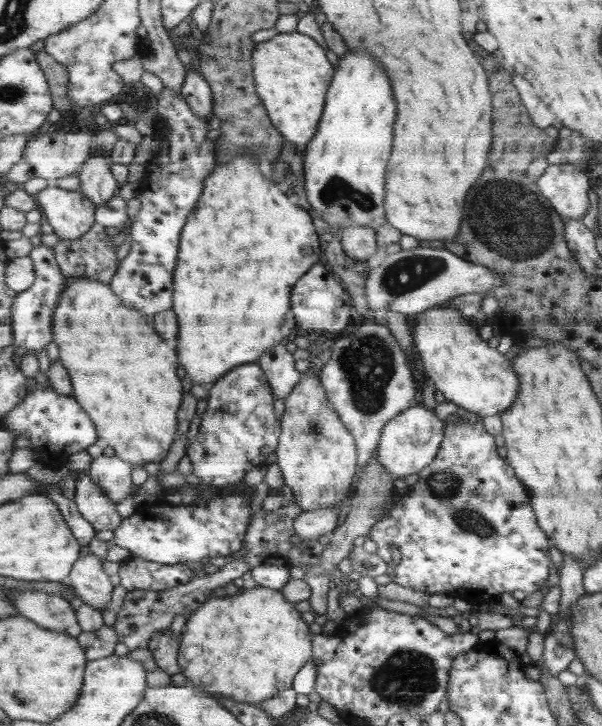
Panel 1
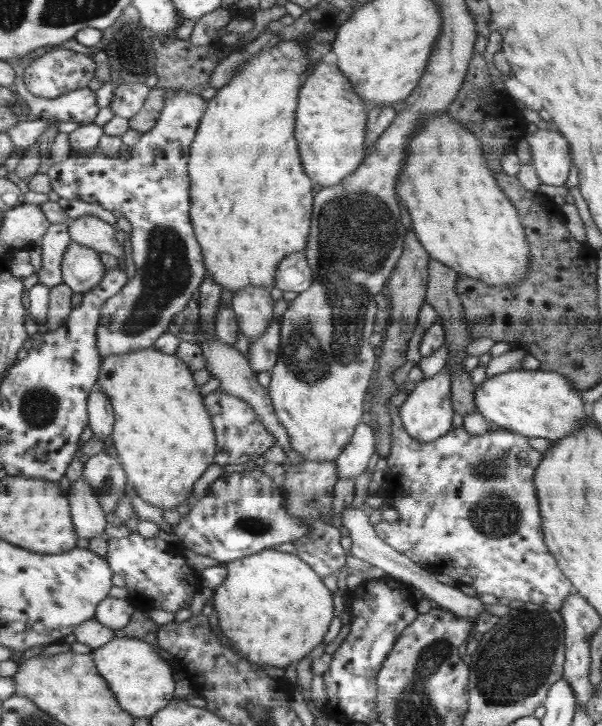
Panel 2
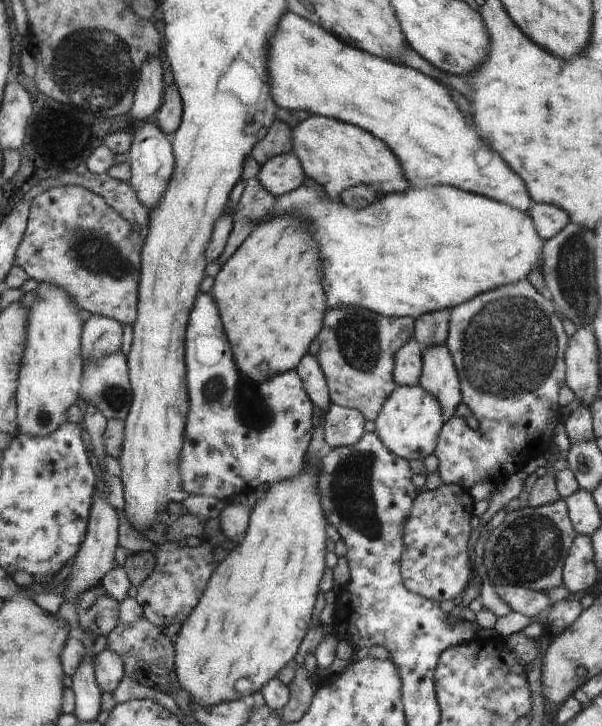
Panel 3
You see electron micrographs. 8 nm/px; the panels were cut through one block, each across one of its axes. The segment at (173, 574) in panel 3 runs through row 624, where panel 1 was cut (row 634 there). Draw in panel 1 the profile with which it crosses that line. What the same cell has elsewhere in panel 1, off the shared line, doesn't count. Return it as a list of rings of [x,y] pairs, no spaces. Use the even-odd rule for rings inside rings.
[[[170,627],[166,630],[159,630],[152,635],[148,650],[158,668],[166,674],[174,676],[180,674],[182,668],[178,663],[180,658],[181,635],[173,637]]]

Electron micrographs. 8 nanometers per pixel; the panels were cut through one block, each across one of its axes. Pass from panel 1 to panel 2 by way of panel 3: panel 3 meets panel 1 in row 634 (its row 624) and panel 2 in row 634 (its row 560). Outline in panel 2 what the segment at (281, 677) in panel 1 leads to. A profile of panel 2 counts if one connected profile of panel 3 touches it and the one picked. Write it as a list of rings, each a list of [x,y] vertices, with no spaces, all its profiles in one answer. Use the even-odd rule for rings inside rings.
[[[264,549],[258,554],[252,554],[225,564],[228,571],[224,582],[213,589],[213,609],[217,614],[217,623],[221,633],[232,649],[237,650],[242,658],[263,668],[269,667],[280,673],[294,662],[304,659],[304,656],[314,650],[328,632],[328,626],[334,618],[332,592],[326,588],[321,575],[317,573],[304,559],[293,553]]]

